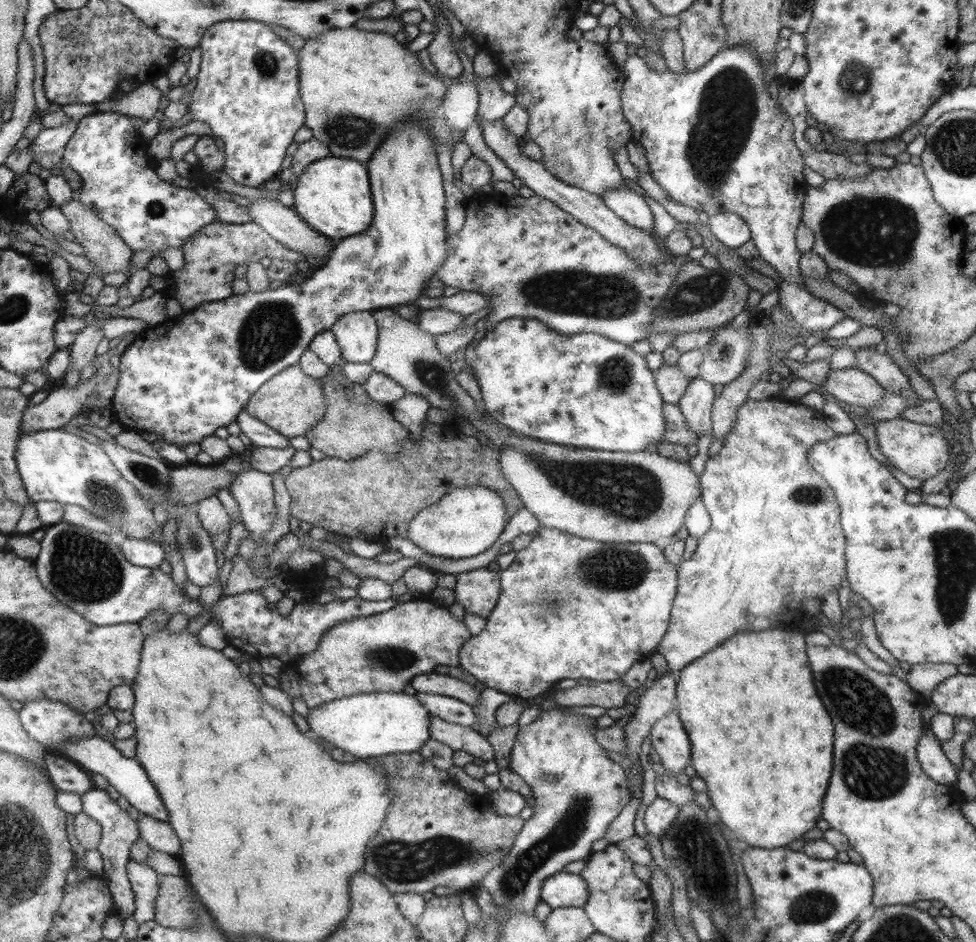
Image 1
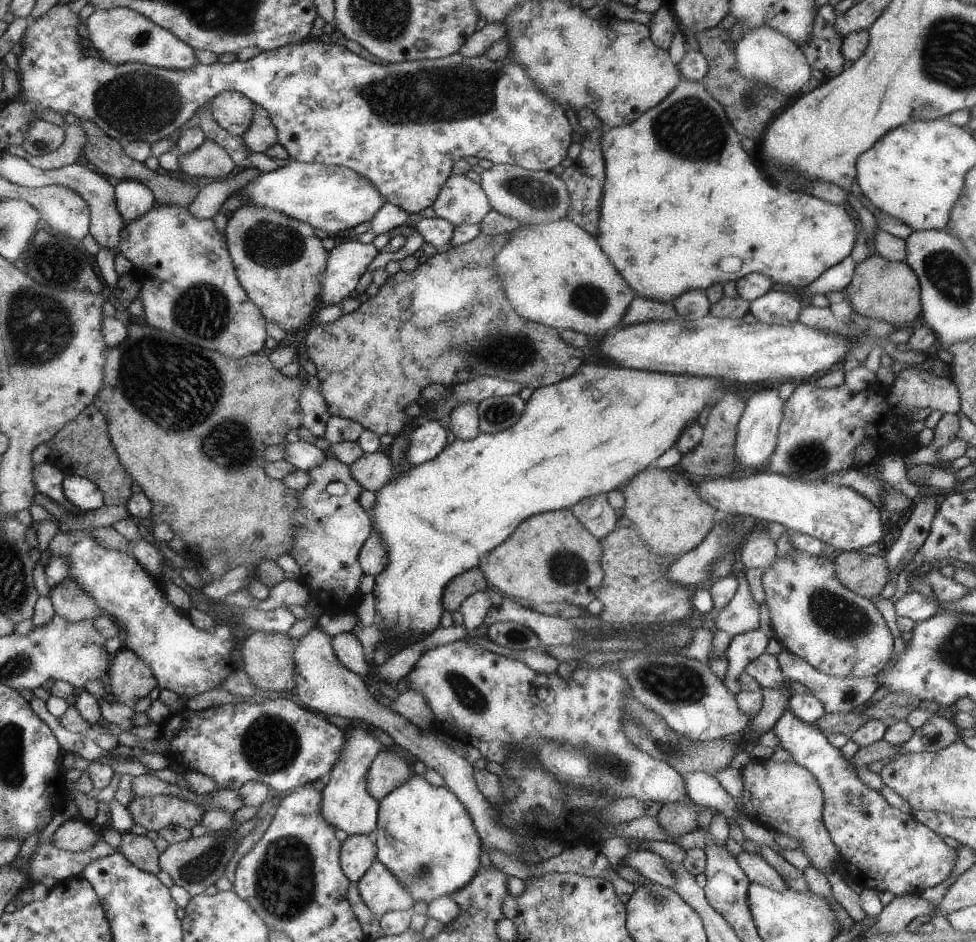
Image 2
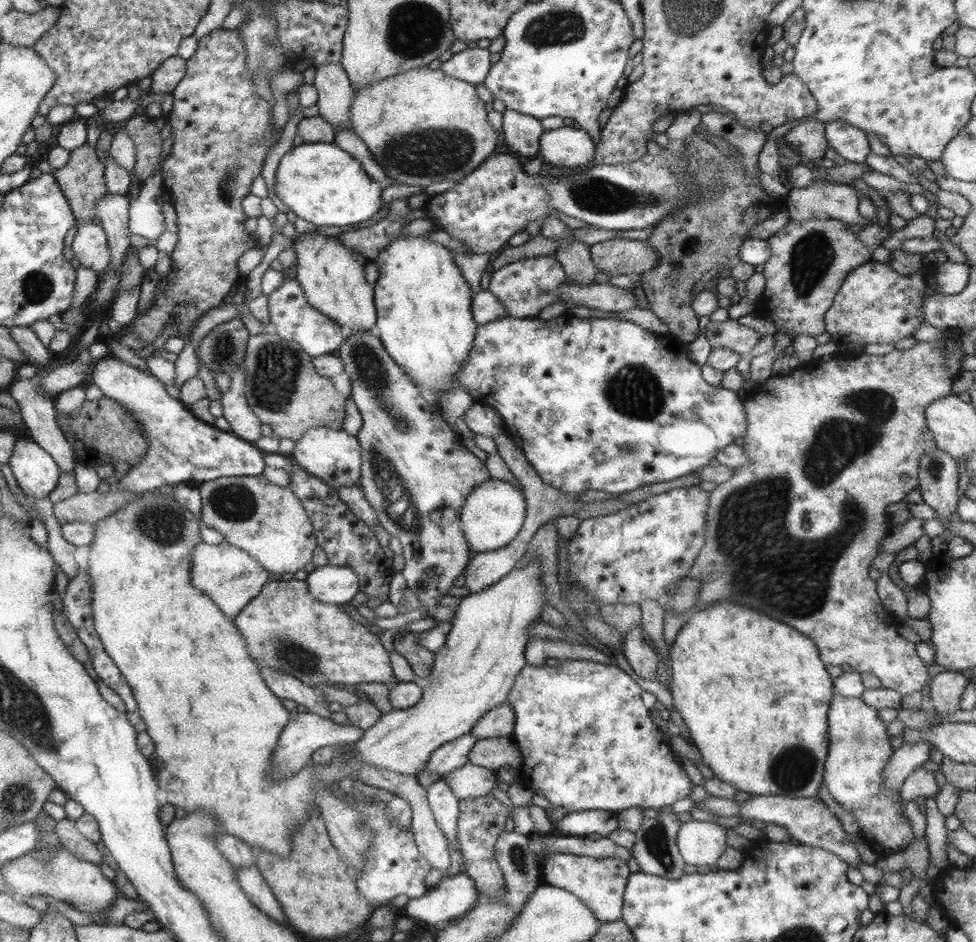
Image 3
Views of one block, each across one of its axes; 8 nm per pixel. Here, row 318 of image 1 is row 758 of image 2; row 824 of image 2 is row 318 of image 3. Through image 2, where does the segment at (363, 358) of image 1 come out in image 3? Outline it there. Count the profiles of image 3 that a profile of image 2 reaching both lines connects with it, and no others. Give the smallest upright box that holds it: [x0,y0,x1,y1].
[293,230,377,332]

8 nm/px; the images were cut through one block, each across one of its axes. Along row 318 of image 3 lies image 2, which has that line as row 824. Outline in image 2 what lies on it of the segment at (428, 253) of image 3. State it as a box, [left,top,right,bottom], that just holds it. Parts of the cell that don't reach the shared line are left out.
[375,774,483,904]

